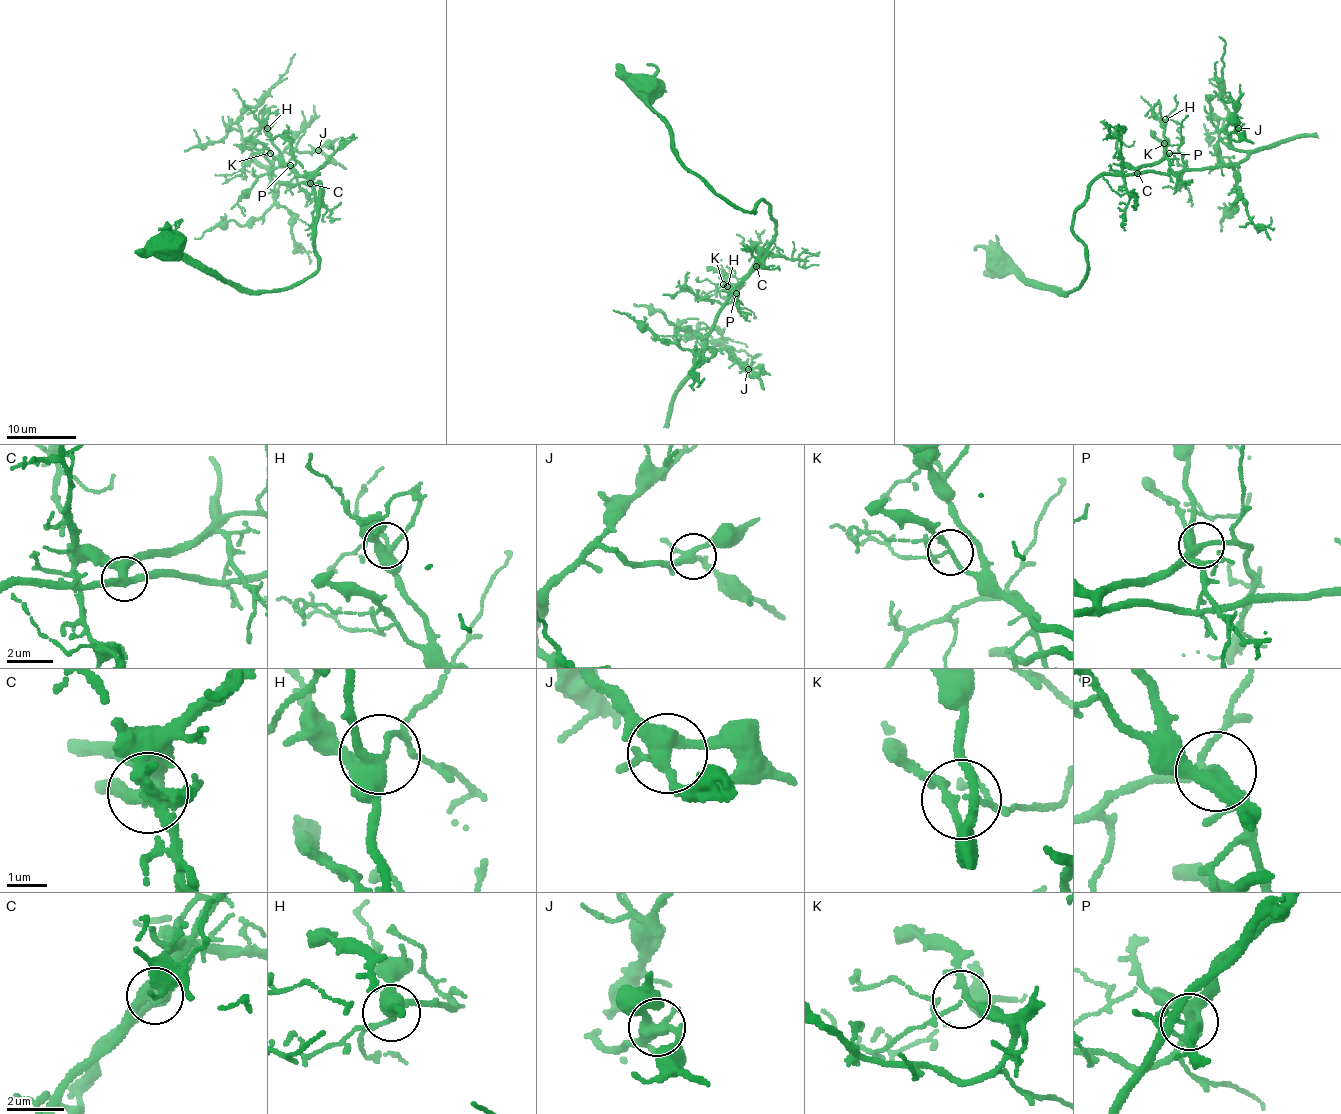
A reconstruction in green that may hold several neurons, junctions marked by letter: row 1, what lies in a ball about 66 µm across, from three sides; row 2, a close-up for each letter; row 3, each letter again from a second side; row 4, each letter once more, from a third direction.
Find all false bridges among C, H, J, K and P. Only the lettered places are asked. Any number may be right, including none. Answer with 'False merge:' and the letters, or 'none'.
False merge: C

